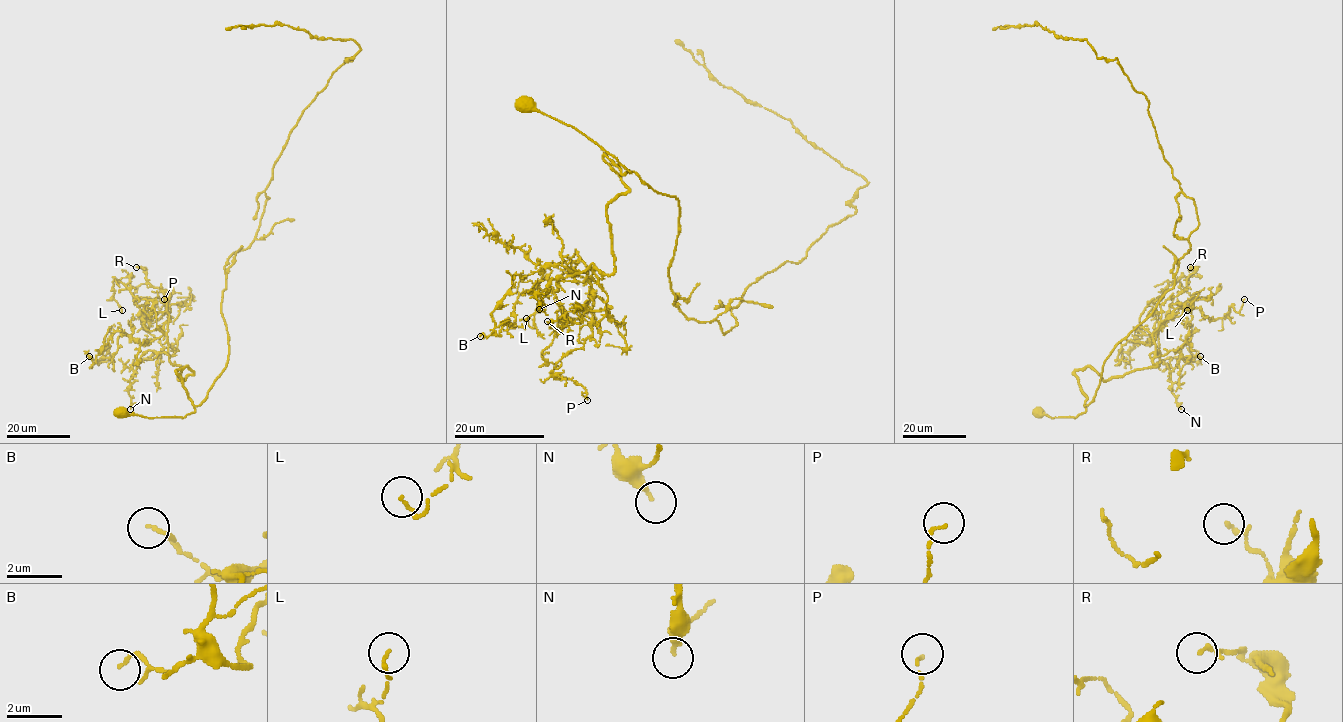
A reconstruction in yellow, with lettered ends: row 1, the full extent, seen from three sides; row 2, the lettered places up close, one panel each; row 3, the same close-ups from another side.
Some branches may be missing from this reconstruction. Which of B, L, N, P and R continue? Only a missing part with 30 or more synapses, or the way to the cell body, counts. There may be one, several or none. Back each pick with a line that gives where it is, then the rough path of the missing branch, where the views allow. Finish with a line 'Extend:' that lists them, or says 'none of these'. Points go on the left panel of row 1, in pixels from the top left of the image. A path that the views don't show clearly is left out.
Extend: none of these

